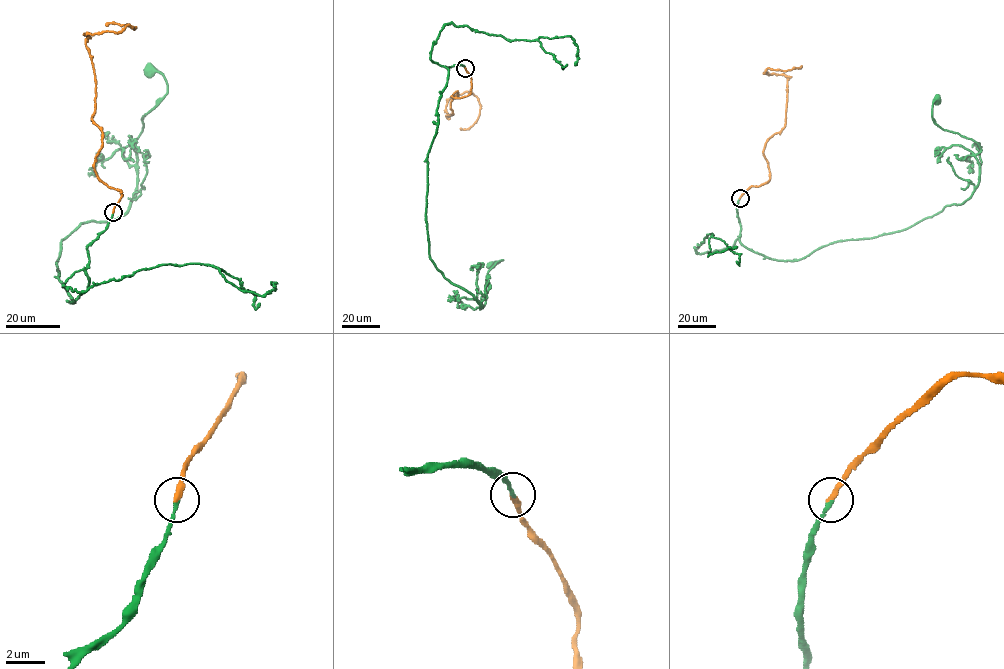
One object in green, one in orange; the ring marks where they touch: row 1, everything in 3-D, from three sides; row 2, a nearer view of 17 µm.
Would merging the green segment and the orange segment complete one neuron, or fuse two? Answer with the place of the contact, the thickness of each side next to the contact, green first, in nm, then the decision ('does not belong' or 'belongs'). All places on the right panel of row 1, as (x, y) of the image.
at (740, 198); 170 nm thick on the green side, 280 nm on the other; belongs

